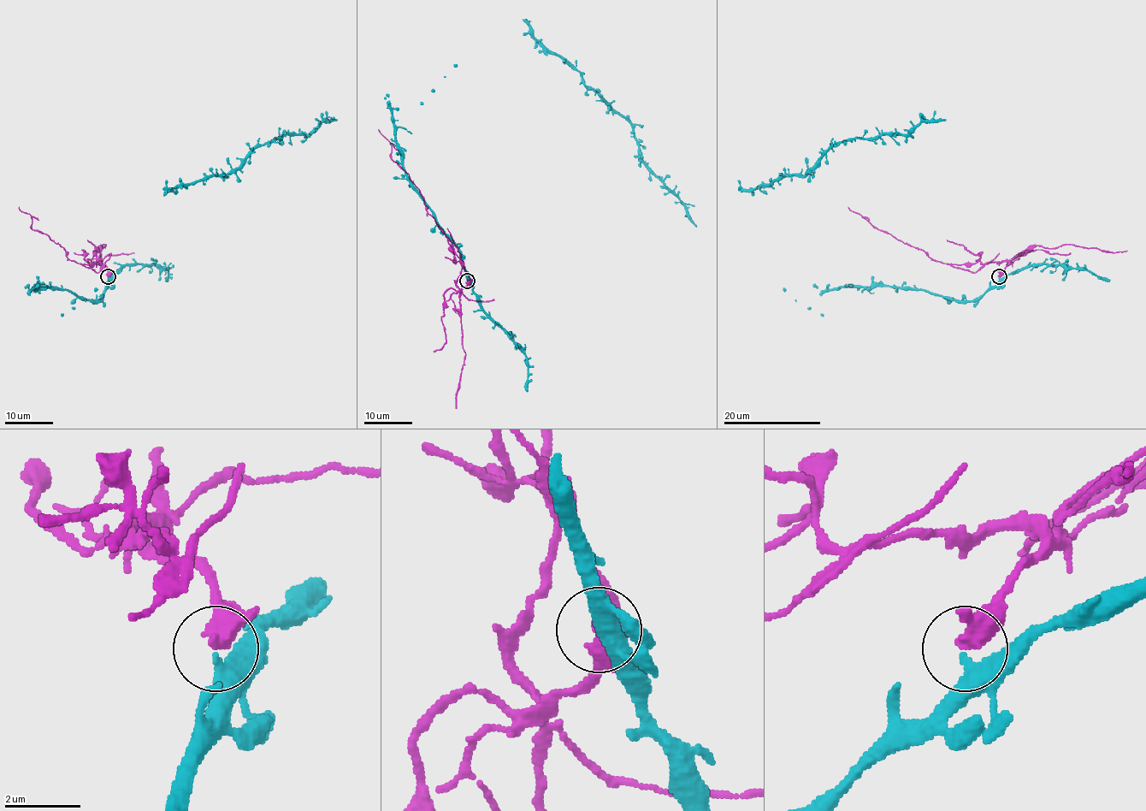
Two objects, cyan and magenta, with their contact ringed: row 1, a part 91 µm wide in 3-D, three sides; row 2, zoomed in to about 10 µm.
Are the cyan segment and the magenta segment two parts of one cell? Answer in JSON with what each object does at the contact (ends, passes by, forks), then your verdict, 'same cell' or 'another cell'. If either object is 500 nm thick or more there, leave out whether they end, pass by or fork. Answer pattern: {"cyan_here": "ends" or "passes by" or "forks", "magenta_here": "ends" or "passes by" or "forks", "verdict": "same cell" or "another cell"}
{"cyan_here": "ends", "magenta_here": "ends", "verdict": "another cell"}

